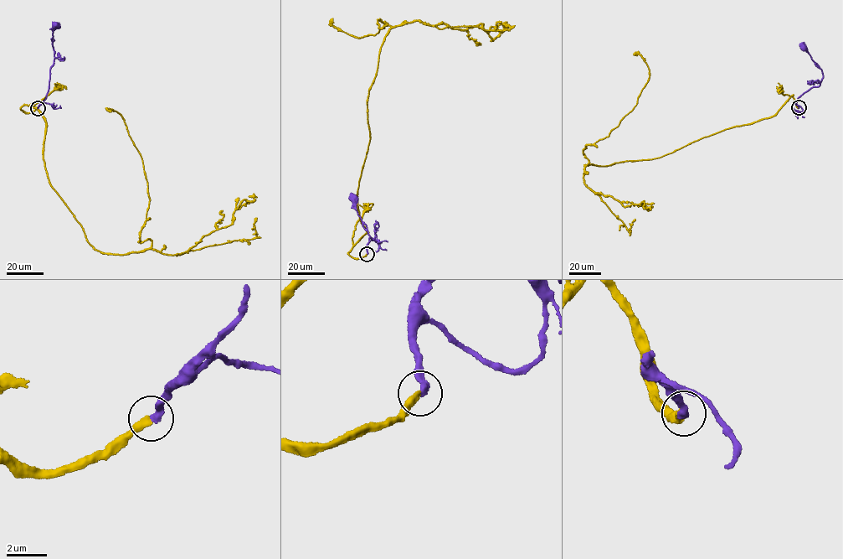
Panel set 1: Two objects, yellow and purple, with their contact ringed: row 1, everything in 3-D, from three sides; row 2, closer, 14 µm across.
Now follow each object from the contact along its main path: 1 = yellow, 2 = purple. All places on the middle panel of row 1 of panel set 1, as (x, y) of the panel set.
1: (367, 253), (347, 253), (367, 232), (367, 100), (393, 27), (358, 38), (332, 18)
2: (367, 253), (369, 237), (375, 241), (363, 226), (356, 208), (355, 198)

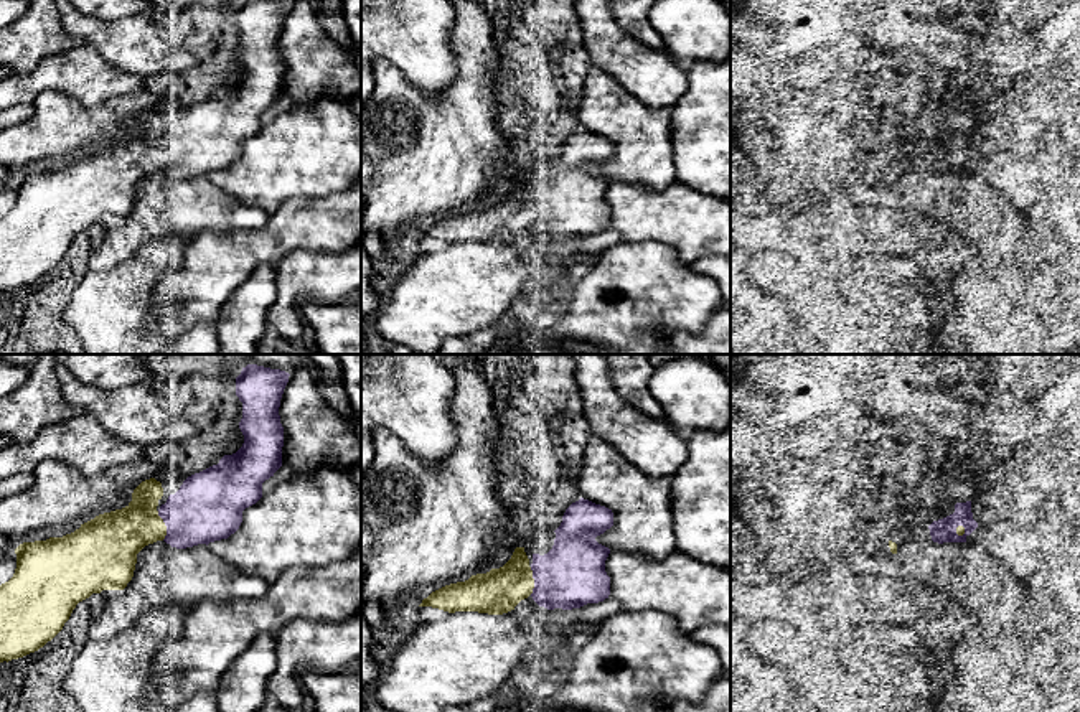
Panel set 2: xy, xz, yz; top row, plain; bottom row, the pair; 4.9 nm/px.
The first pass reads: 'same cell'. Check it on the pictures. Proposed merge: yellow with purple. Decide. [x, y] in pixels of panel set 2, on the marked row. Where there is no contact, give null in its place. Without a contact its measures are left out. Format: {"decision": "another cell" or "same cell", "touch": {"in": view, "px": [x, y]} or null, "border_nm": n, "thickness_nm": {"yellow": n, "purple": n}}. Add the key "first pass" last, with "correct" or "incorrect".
{"decision": "same cell", "touch": {"in": "xy", "px": [165, 526]}, "border_nm": 150, "thickness_nm": {"yellow": 260, "purple": 340}, "first pass": "correct"}

